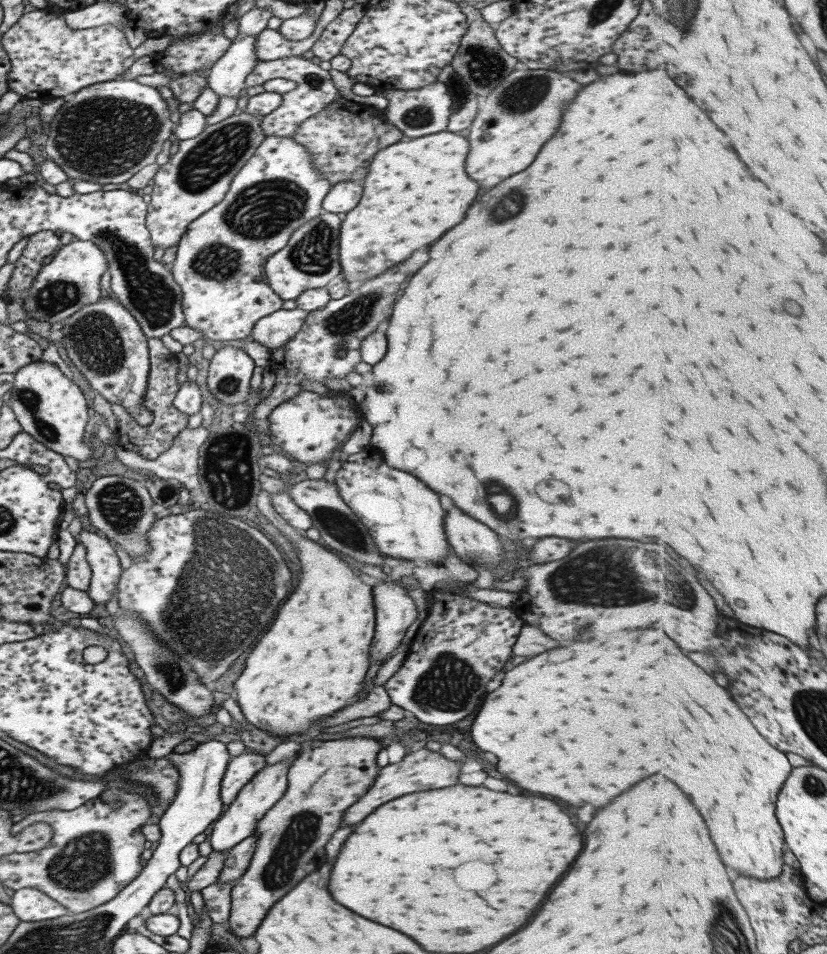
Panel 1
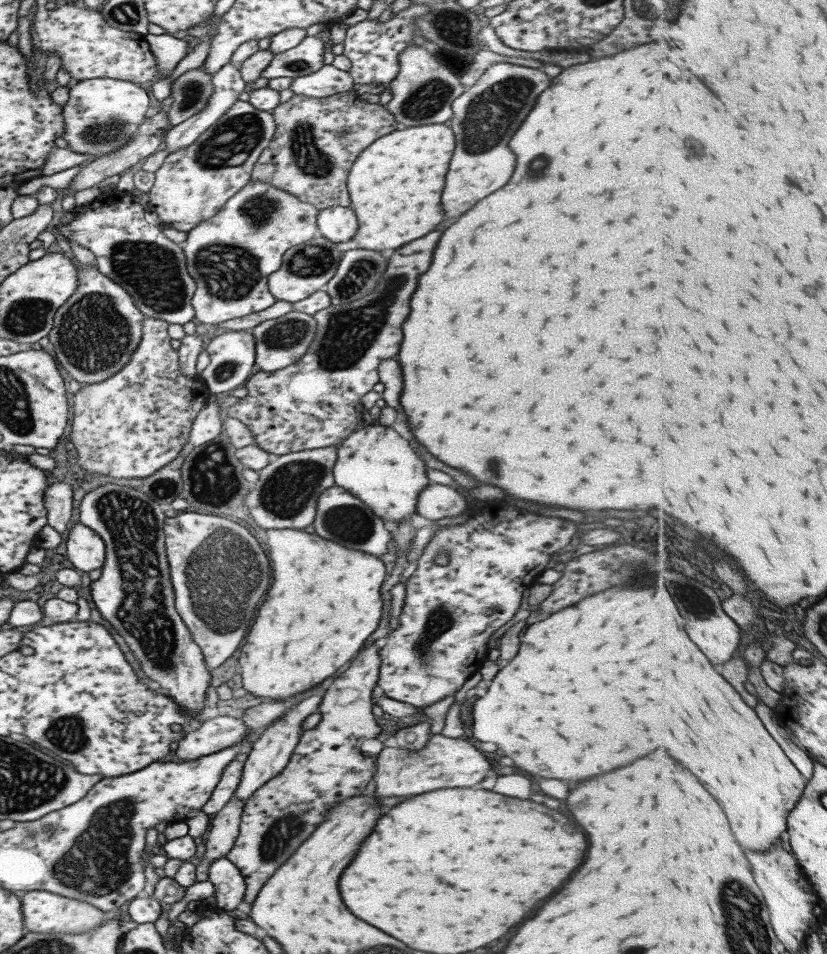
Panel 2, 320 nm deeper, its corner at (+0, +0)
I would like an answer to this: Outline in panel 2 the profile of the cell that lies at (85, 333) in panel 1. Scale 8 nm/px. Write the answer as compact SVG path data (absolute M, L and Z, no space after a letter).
M75 261L76 290L54 312L52 327L48 332L48 342L53 346L55 360L64 368L63 373L79 384L93 384L101 382L115 374L127 364L131 353L135 350L142 335L142 322L145 316L137 310L128 292L121 285L109 280L101 274L96 265L88 265Z

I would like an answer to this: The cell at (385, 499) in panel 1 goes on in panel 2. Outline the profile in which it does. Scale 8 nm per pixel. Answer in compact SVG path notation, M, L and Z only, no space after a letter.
M375 423L353 431L337 446L332 475L335 486L344 488L353 496L361 499L369 508L372 508L372 511L379 518L399 523L403 519L409 518L409 514L415 511L419 491L429 484L425 476L426 469L423 461L409 447L407 438L399 436L391 425L383 426Z

